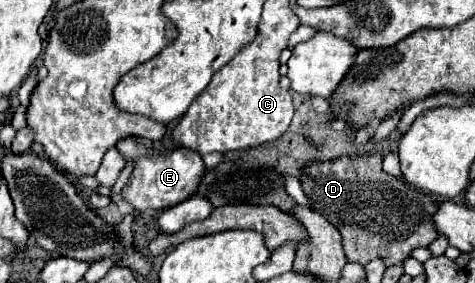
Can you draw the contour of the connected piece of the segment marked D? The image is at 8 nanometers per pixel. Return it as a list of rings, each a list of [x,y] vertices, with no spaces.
[[[383,152],[351,154],[327,162],[311,162],[301,170],[301,186],[315,212],[323,214],[343,236],[343,250],[347,262],[365,264],[375,258],[393,266],[405,260],[413,248],[429,246],[437,236],[433,226],[433,212],[439,200],[409,186],[405,180],[389,176],[383,168]]]

